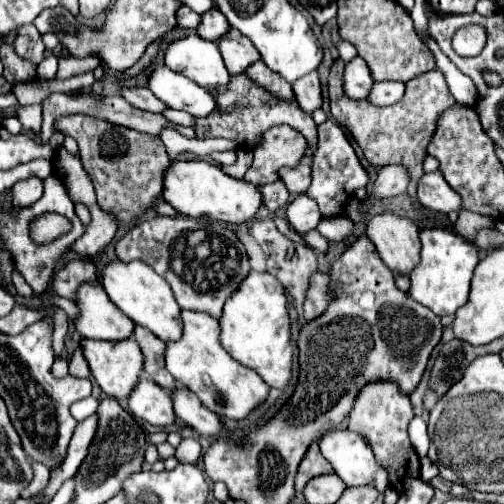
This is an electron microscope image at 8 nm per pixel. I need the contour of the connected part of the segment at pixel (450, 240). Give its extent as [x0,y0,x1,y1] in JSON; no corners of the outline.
[410,229,480,317]

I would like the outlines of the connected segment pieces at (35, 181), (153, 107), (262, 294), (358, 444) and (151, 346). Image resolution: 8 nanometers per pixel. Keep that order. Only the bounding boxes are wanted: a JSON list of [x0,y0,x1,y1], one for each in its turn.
[[12,177,44,207],[122,85,170,113],[220,271,292,389],[320,431,388,493],[134,327,178,391]]

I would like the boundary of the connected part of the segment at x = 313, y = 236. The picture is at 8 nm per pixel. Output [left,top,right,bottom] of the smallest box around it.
[304,231,328,253]

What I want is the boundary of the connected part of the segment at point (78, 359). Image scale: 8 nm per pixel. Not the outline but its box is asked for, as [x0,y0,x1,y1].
[70,345,90,377]

